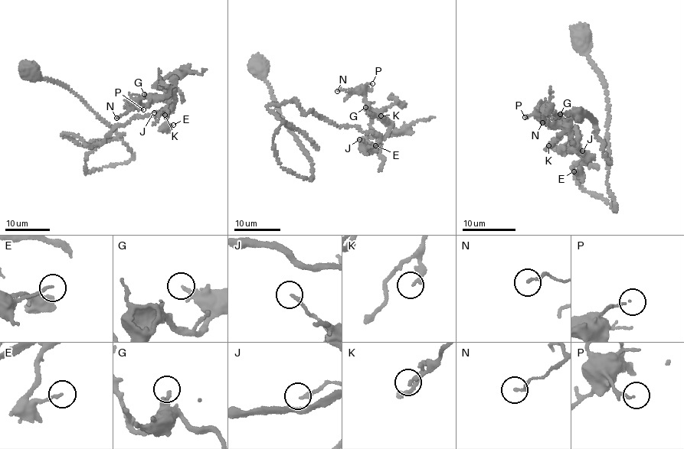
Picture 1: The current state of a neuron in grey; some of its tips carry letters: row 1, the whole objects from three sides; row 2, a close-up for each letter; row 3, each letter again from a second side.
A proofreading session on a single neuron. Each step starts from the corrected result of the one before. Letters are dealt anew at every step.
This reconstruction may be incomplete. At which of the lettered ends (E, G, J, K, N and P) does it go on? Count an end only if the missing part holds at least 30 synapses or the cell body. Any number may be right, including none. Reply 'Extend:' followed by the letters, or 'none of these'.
Extend: none of these

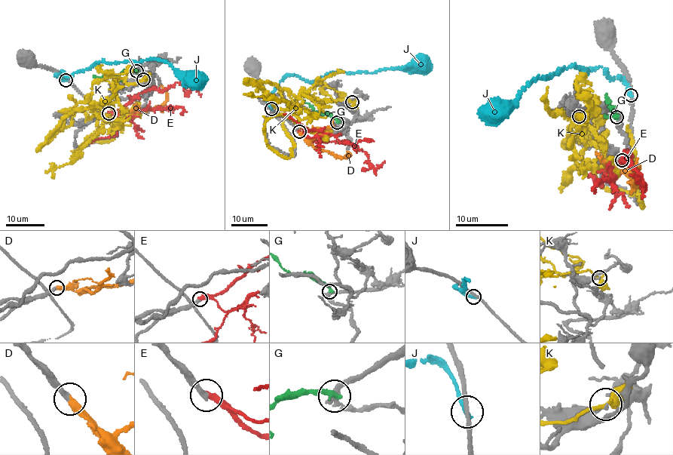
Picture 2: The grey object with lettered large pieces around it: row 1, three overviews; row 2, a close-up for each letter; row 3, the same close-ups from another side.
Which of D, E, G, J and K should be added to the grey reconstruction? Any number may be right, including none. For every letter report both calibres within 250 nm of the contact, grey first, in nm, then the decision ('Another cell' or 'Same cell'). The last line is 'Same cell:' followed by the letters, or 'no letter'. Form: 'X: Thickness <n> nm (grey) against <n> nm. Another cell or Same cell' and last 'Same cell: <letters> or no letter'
D: Thickness 320 nm (grey) against 440 nm. Same cell
E: Thickness 320 nm (grey) against 420 nm. Another cell
G: Thickness 320 nm (grey) against 320 nm. Another cell
J: Thickness 240 nm (grey) against 320 nm. Another cell
K: Thickness 180 nm (grey) against 340 nm. Another cell
Same cell: D

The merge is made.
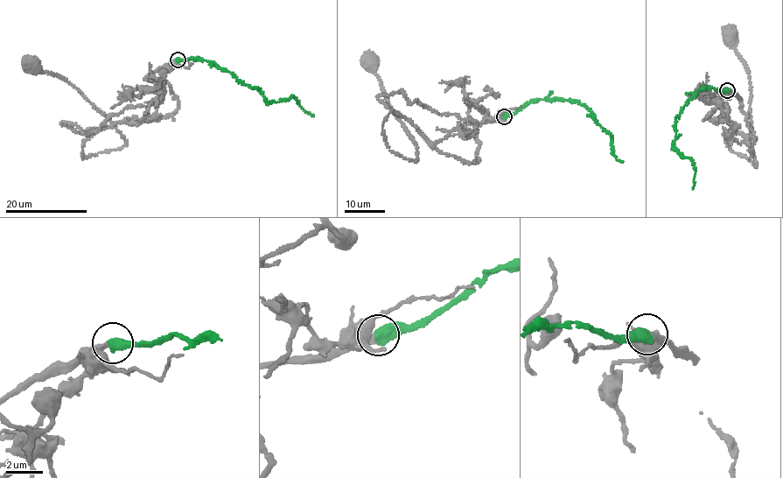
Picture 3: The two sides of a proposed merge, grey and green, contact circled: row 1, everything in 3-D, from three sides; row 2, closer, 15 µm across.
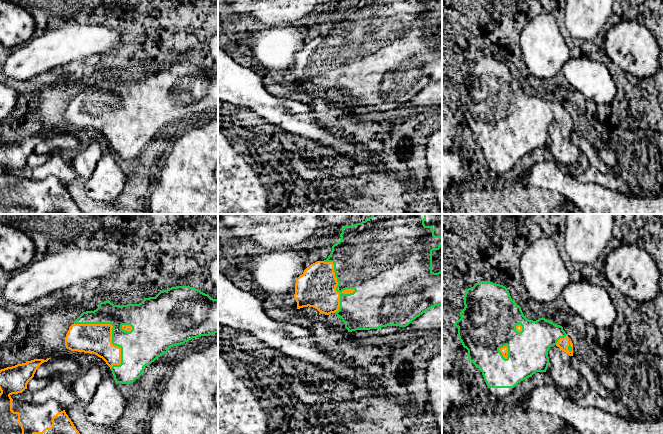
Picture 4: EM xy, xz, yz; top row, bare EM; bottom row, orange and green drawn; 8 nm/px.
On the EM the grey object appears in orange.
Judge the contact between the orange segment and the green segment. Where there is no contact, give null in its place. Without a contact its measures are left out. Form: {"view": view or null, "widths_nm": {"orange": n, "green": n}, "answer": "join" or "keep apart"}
{"view": "xy", "widths_nm": {"orange": 240, "green": 260}, "answer": "join"}

